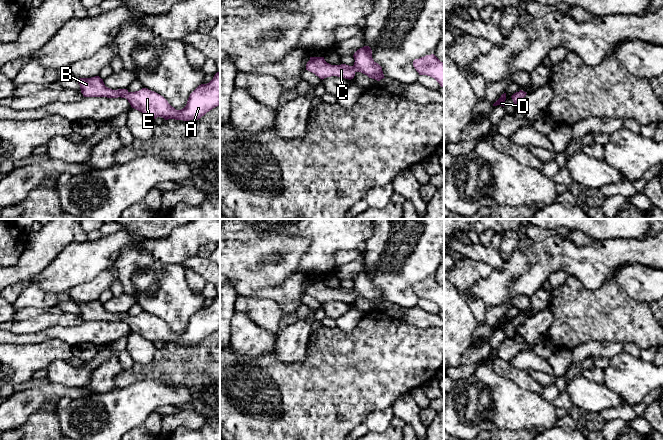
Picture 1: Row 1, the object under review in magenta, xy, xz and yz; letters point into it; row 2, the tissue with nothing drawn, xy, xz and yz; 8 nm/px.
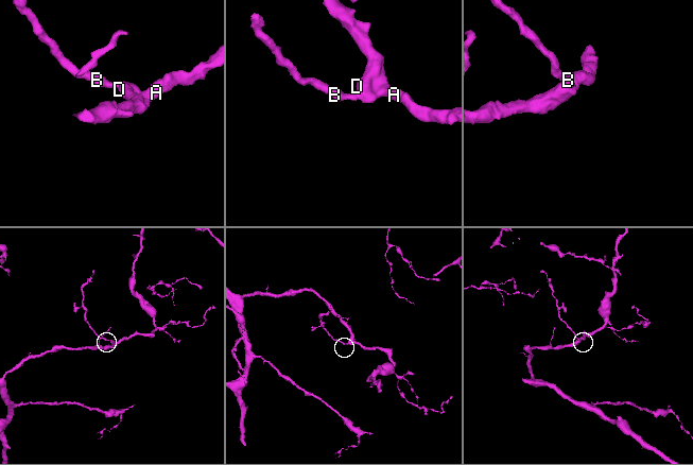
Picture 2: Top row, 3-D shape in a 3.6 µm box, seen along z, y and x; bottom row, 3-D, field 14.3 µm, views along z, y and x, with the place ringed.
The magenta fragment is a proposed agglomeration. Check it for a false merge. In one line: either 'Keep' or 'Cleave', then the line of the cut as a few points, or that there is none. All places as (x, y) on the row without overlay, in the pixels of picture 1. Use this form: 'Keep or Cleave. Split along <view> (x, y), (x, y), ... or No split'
Keep. No split

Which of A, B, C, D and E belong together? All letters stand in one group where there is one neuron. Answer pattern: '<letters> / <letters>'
A B C D E

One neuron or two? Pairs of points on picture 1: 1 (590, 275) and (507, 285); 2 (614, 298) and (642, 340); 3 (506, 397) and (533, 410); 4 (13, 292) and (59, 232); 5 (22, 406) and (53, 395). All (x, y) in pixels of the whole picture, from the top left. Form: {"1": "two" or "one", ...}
{"1": "one", "2": "one", "3": "one", "4": "two", "5": "one"}

